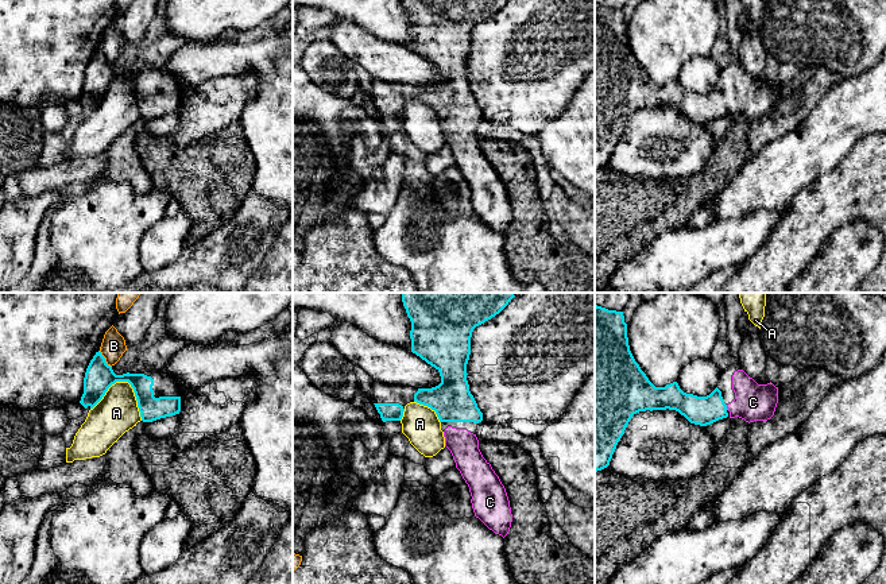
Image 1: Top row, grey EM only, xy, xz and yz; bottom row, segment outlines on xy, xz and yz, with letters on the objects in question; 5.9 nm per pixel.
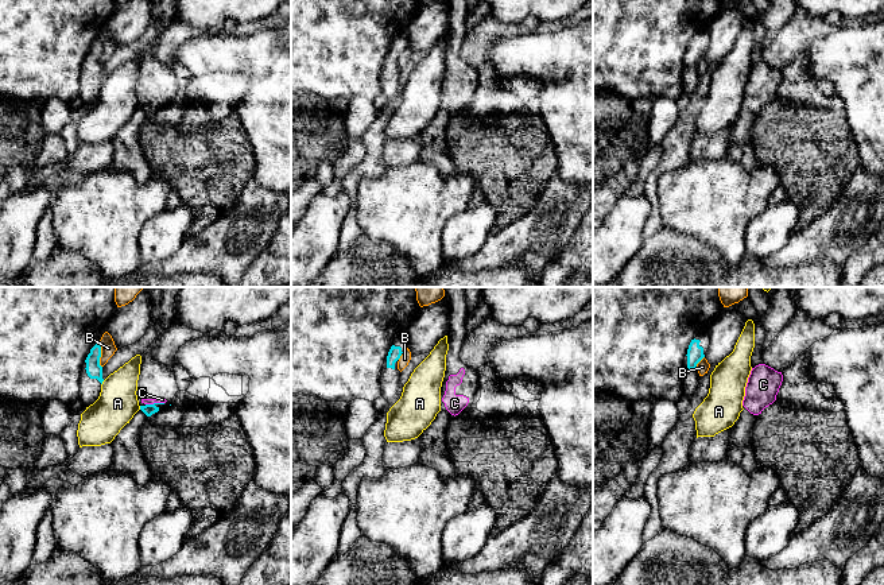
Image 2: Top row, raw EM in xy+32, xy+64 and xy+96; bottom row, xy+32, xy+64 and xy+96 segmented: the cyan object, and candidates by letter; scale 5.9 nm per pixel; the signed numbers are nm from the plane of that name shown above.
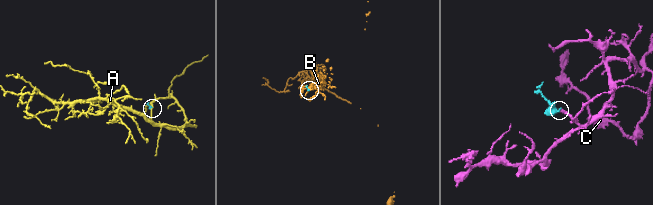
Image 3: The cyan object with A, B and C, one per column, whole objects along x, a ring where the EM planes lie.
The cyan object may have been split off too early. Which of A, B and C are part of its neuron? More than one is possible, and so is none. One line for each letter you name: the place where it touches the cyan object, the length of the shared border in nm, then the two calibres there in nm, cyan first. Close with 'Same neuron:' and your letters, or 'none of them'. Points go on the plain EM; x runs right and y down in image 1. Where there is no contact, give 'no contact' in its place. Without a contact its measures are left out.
C: contact yz (726, 105); length 40 nm; calibres 180 and 220 nm
Same neuron: C

